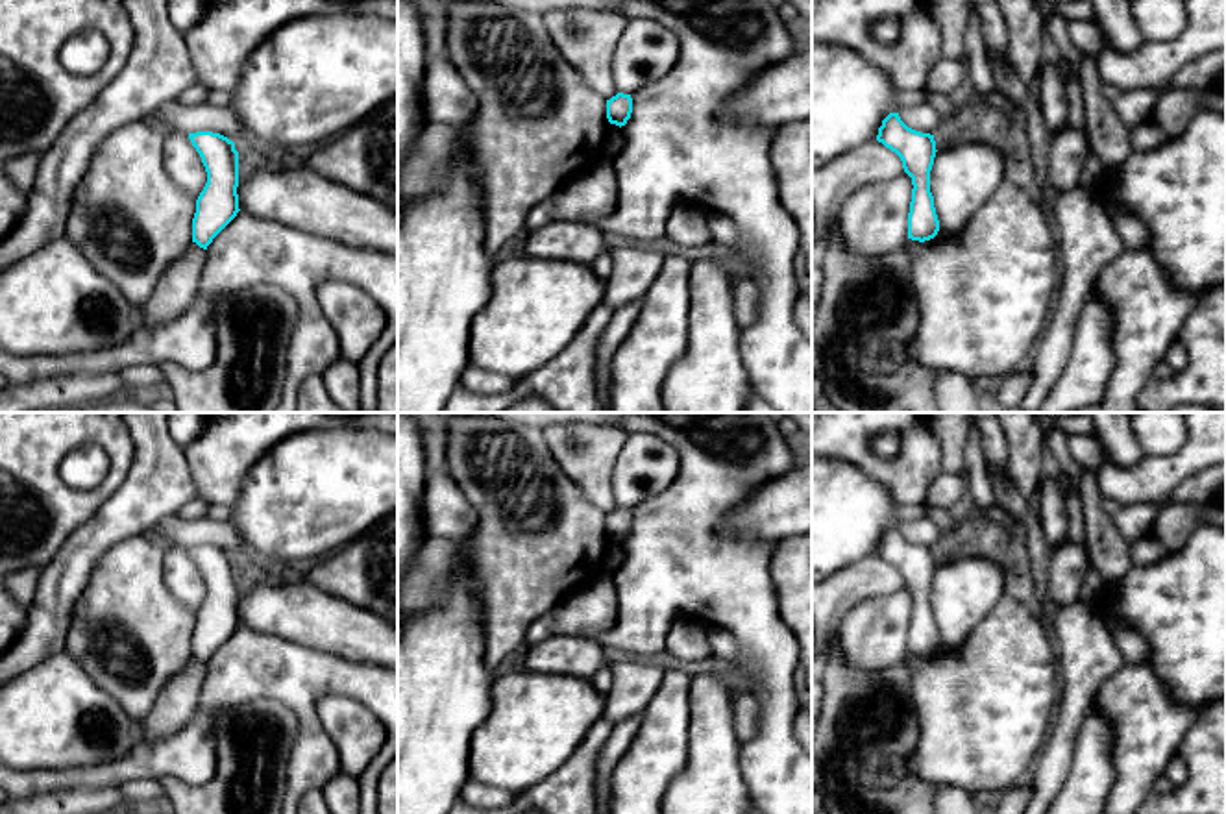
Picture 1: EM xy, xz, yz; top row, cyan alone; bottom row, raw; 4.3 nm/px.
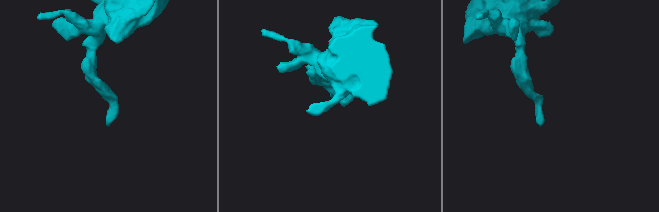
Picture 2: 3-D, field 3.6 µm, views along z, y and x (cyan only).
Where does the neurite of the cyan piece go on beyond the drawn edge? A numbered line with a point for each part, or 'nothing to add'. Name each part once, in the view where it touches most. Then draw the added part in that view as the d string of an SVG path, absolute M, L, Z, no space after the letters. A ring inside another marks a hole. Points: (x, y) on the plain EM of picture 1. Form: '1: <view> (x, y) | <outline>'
nothing to add

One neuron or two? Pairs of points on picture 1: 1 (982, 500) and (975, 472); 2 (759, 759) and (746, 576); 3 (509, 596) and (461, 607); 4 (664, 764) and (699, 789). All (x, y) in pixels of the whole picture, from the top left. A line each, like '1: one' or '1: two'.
1: one
2: one
3: two
4: two

